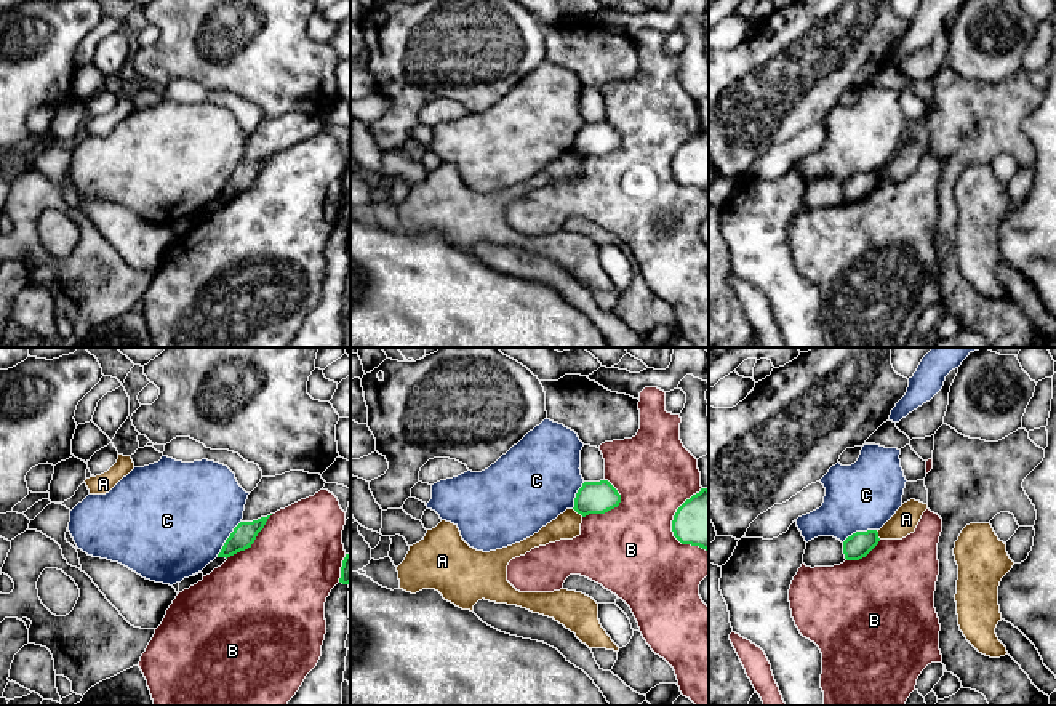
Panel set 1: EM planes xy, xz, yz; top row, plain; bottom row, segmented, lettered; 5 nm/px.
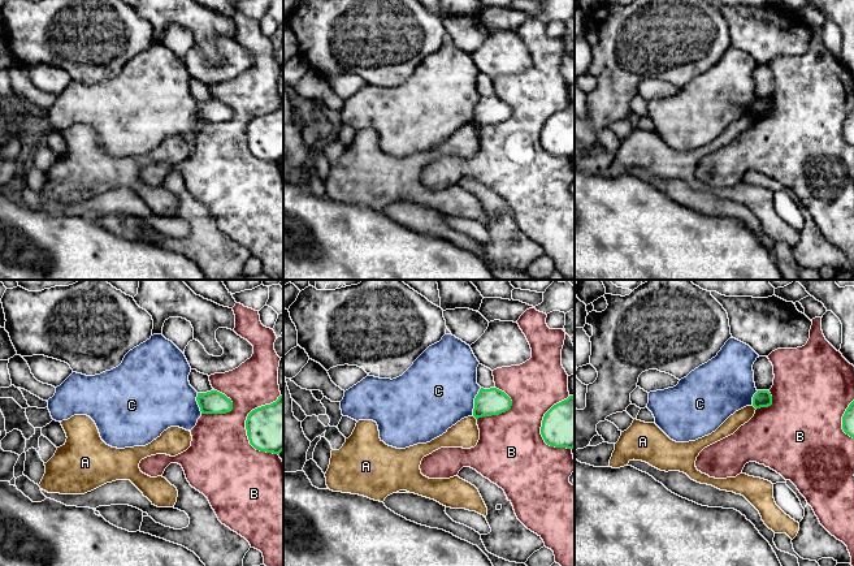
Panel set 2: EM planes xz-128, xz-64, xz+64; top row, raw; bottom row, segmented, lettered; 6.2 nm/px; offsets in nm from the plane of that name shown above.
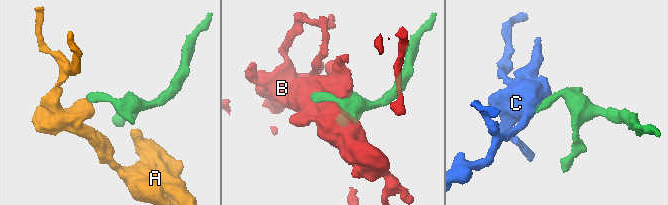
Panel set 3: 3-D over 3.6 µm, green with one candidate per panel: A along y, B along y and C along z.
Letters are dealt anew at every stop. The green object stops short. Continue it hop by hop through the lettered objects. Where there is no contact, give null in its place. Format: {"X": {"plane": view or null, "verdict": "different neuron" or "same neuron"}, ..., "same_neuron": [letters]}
{"A": {"plane": "xz", "verdict": "different neuron"}, "B": {"plane": "xz", "verdict": "different neuron"}, "C": {"plane": "xy", "verdict": "different neuron"}, "same_neuron": []}

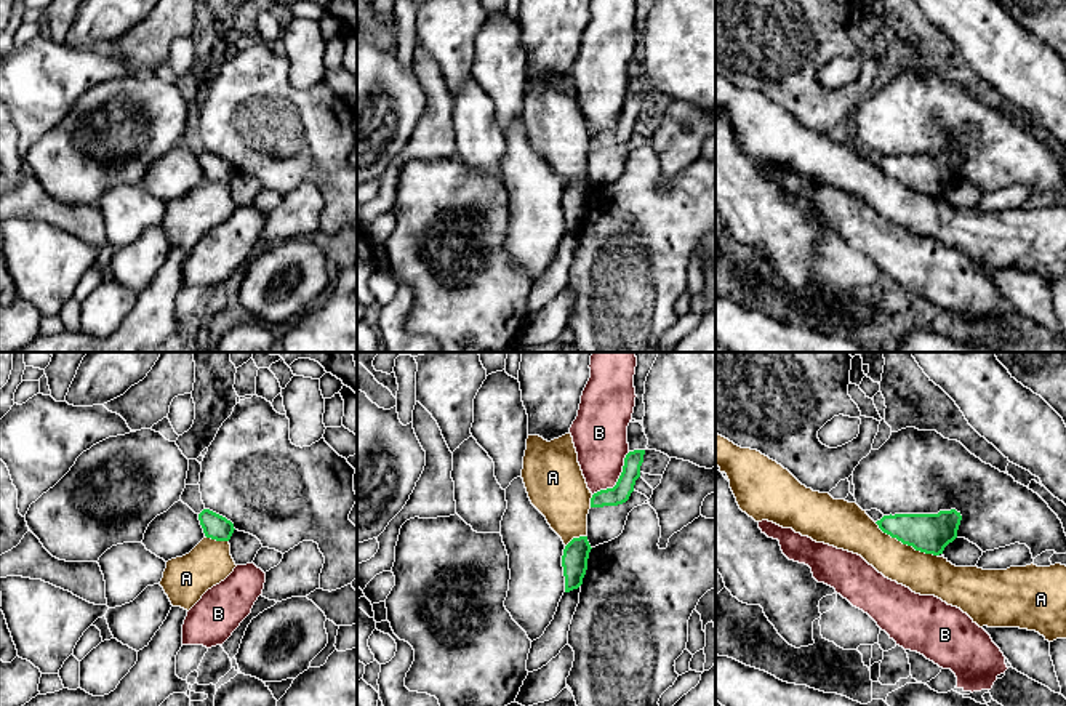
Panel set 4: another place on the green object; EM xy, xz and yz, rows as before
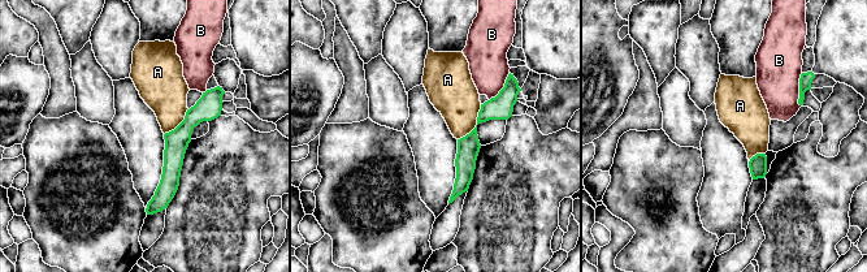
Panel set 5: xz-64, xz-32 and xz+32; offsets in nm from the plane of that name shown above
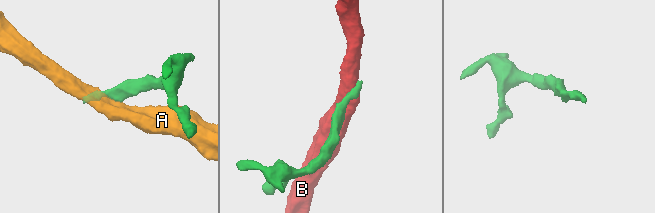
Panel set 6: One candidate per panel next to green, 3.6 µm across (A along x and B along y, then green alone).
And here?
{"A": {"plane": "yz", "verdict": "different neuron"}, "B": {"plane": "xz", "verdict": "different neuron"}, "same_neuron": []}

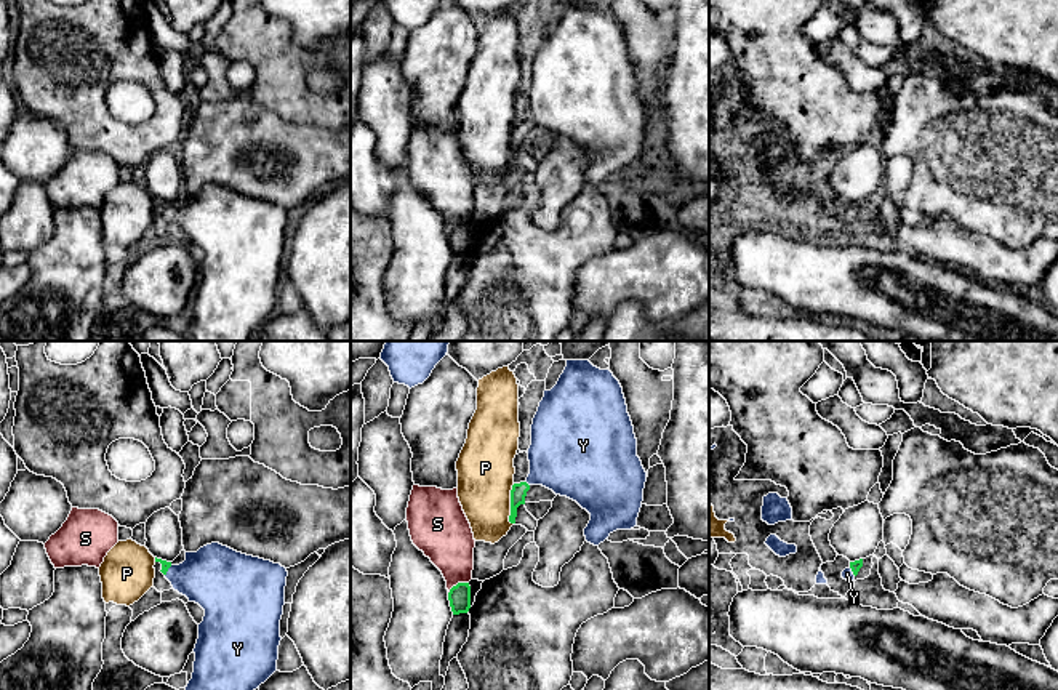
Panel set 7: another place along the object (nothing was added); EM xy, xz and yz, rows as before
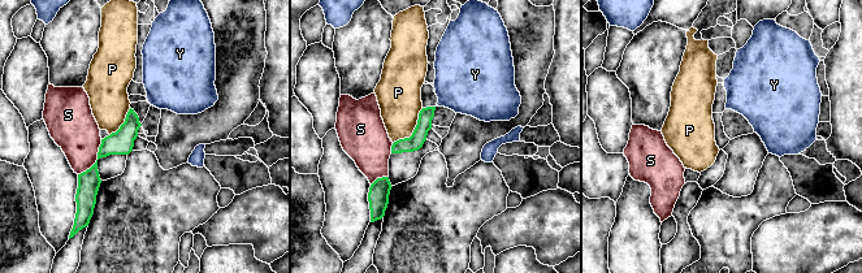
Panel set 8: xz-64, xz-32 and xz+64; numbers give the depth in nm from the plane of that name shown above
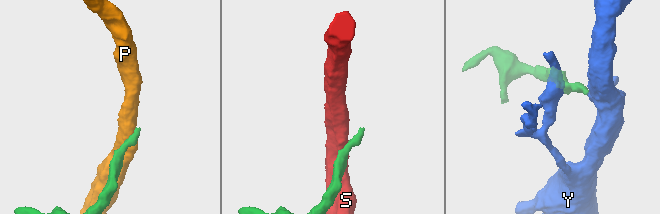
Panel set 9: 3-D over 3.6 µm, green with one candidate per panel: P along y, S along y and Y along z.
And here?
{"P": {"plane": "xz", "verdict": "different neuron"}, "S": {"plane": "xz", "verdict": "different neuron"}, "Y": {"plane": "xz", "verdict": "same neuron"}, "same_neuron": ["Y"]}

